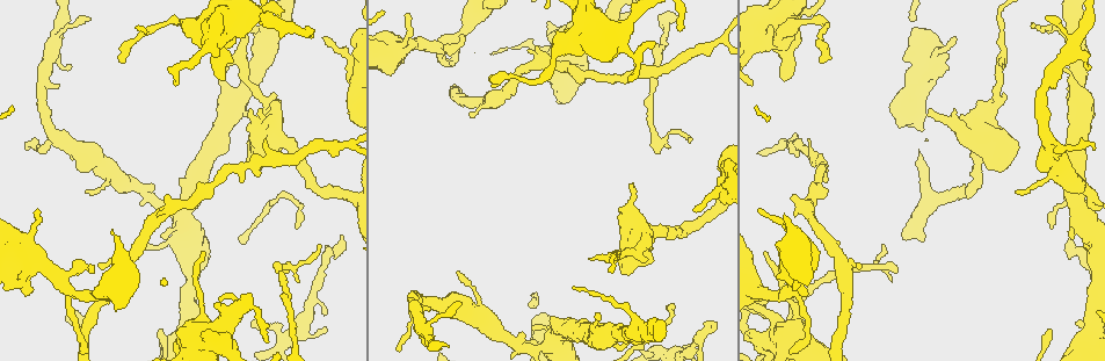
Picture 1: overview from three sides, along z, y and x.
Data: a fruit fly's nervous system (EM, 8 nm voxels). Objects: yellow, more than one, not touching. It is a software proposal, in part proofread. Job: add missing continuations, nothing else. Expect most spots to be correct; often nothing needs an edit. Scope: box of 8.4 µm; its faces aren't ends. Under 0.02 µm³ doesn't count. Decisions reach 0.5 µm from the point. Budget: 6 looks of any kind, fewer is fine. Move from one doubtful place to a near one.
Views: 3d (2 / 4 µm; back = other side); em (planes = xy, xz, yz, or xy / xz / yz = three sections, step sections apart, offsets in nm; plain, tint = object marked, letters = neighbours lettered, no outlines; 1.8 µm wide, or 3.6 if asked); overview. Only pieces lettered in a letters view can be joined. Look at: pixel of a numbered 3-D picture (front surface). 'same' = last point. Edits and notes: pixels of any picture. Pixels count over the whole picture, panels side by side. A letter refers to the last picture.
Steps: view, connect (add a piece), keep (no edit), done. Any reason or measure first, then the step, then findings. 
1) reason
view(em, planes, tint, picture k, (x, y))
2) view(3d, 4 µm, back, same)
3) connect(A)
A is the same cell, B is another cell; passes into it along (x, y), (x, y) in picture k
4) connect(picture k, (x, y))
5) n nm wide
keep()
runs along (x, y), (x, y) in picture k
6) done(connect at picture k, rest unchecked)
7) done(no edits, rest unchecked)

tapers out
view(3d, 2 µm, picture 1, (690, 141))

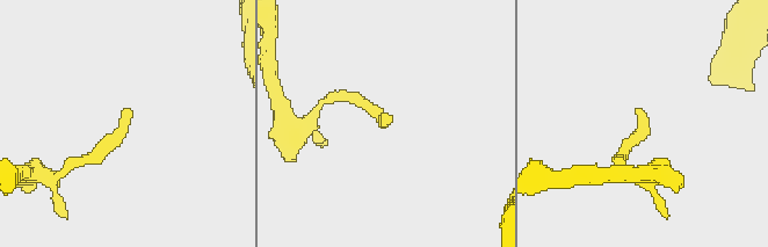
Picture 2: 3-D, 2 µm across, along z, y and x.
view(em, planes, letters, picture 2, (390, 120))

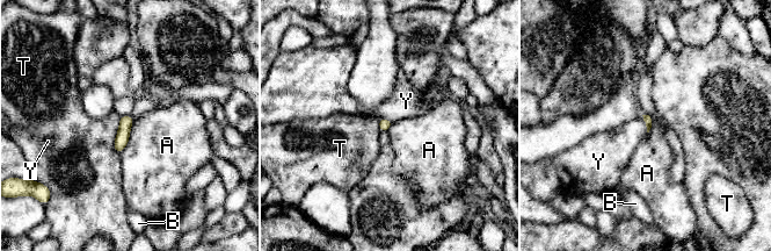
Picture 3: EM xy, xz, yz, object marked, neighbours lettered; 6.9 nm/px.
keep()
A, B, T and Y are other cells; border along (133, 119), (129, 141), (119, 152) in picture 3; none of them fits

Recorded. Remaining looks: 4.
tapers out
view(em, planes, letters, picture 1, (91, 272))

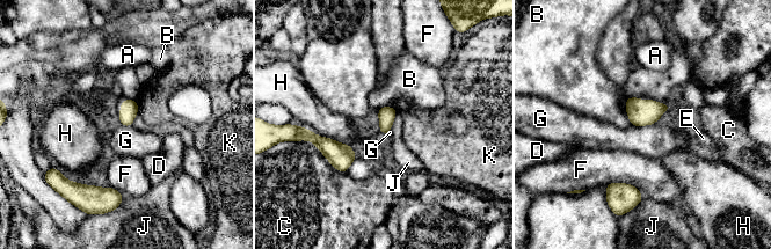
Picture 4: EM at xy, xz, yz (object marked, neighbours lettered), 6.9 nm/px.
H touches over 340 nm
keep()
A, B, C, D, E, F, G, H, J and K are other cells; border along (655, 122), (648, 125), (631, 125) in picture 4; none of them fits

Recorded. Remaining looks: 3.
an open end
view(em, planes, letters, picture 1, (715, 325))

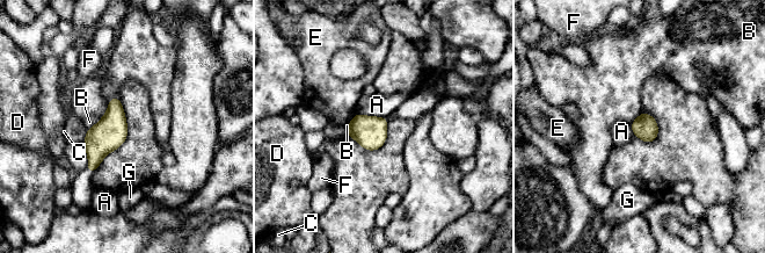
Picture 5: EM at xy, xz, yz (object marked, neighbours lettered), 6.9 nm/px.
A touches over 220 nm
keep()
A, B, C, D, E, F and G are other cells; none of them fits

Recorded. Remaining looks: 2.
done(no edits, rest unchecked)

